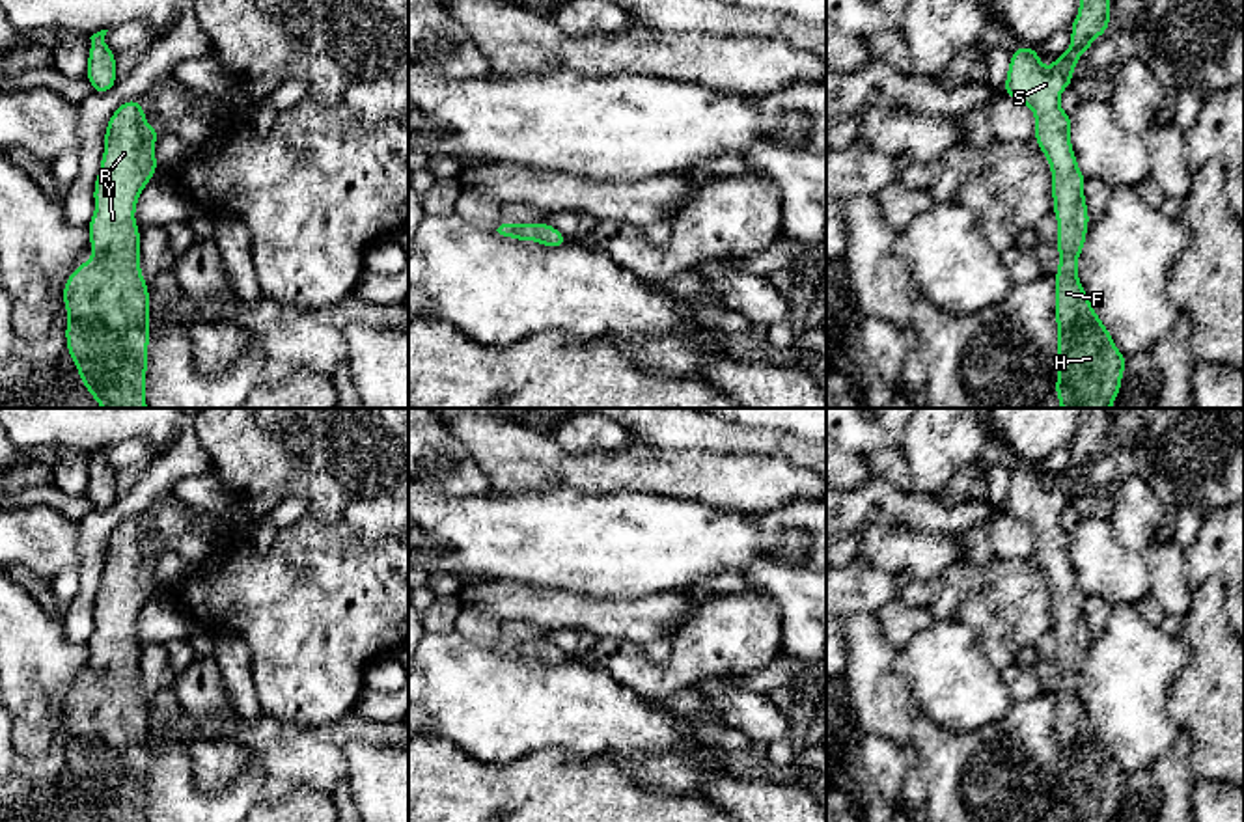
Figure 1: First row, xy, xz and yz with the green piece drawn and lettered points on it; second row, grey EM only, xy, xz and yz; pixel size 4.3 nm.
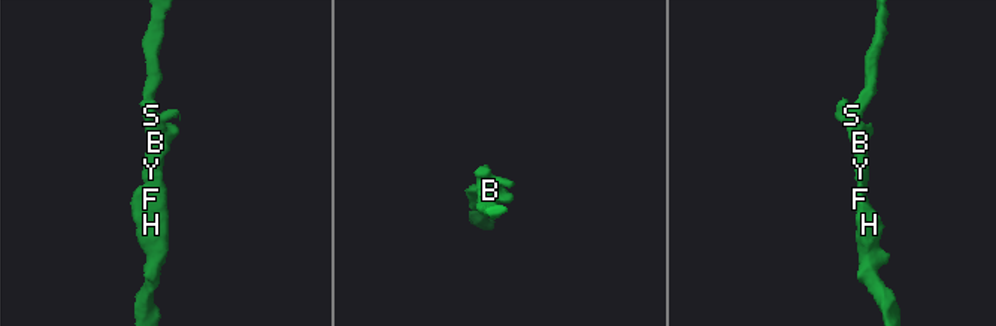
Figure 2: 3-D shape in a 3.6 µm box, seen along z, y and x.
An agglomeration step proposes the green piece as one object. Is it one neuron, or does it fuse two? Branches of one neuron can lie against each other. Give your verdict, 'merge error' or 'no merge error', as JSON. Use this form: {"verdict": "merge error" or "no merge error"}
{"verdict": "no merge error"}

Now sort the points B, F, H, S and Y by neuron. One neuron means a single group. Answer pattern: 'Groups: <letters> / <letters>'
Groups: B F H S Y

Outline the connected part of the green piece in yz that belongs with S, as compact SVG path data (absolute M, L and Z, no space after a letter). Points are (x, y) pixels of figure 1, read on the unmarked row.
M1082 408L1080 425L1071 442L1071 464L1052 477L1052 485L1044 486L1035 466L1022 462L1011 470L1007 498L1003 511L1028 522L1035 533L1035 561L1044 570L1052 589L1052 619L1057 636L1057 671L1059 684L1056 688L1056 742L1057 742L1057 796L1056 815L1059 822L1112 822L1119 809L1127 775L1115 764L1106 742L1095 731L1078 695L1076 680L1085 664L1089 645L1089 628L1085 623L1084 604L1085 593L1080 589L1074 567L1071 563L1072 533L1059 524L1059 514L1072 501L1072 486L1080 473L1089 468L1091 460L1110 445L1110 414L1112 408Z

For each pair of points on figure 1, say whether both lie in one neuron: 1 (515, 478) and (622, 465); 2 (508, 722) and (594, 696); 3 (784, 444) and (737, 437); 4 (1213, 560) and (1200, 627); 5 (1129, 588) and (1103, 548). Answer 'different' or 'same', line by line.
1: same
2: same
3: same
4: different
5: same

